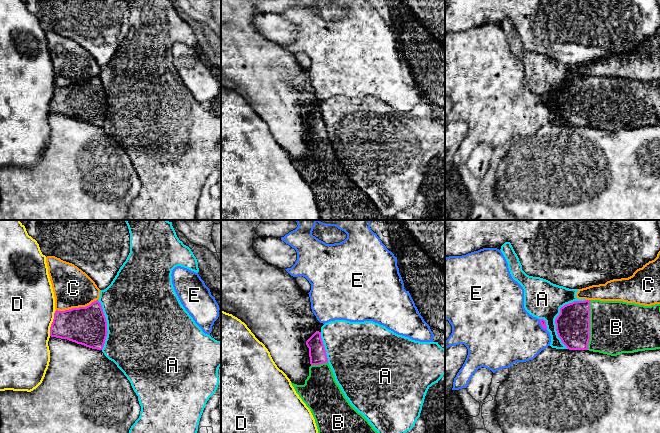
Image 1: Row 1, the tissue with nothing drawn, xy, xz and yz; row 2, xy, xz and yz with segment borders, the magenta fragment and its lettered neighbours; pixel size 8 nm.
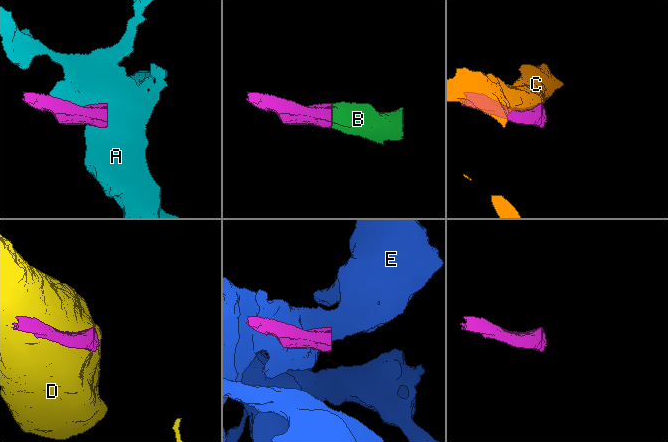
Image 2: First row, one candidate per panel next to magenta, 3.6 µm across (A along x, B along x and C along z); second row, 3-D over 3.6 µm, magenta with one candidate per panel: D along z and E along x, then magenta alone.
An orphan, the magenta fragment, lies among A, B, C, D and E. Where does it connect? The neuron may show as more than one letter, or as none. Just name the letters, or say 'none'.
B

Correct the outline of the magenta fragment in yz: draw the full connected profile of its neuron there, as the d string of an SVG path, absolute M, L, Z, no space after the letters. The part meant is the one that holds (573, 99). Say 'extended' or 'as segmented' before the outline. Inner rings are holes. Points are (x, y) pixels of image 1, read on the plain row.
extended | M574 77L560 84L556 107L569 126L589 126L611 132L660 125L660 80L644 82L623 77Z

